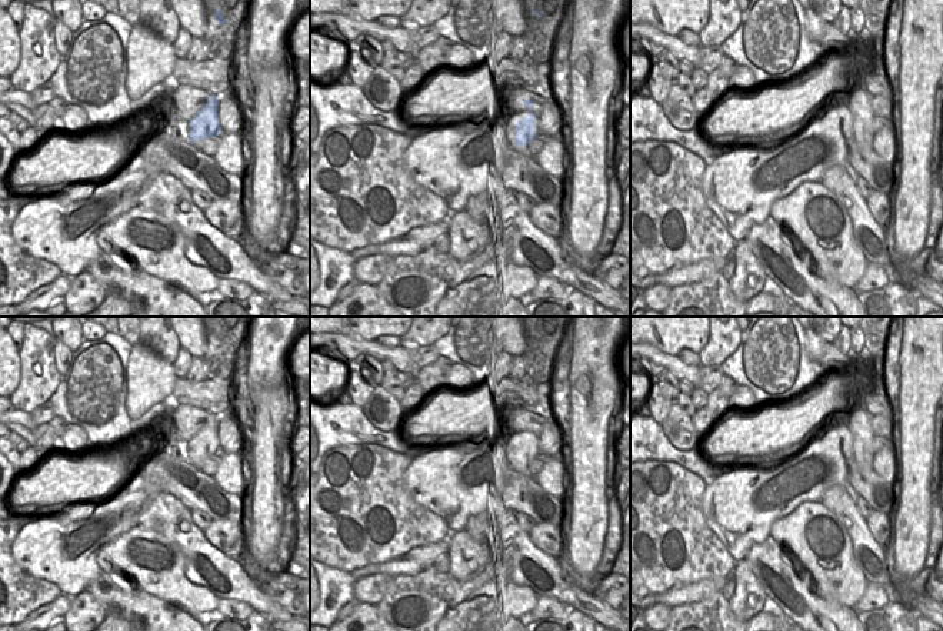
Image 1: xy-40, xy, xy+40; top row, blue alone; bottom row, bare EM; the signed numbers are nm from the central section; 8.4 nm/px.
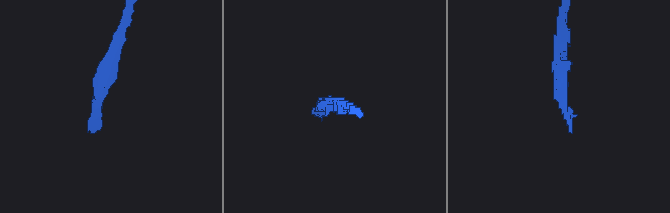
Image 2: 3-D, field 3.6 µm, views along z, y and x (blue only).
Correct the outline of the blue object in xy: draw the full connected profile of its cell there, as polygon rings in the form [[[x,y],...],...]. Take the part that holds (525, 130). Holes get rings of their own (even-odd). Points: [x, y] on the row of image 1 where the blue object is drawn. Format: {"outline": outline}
{"outline": [[[529,97],[527,100],[522,101],[529,108],[529,114],[523,118],[517,118],[517,124],[514,127],[514,144],[517,147],[523,147],[529,141],[536,140],[536,123],[532,111],[532,99]]]}

